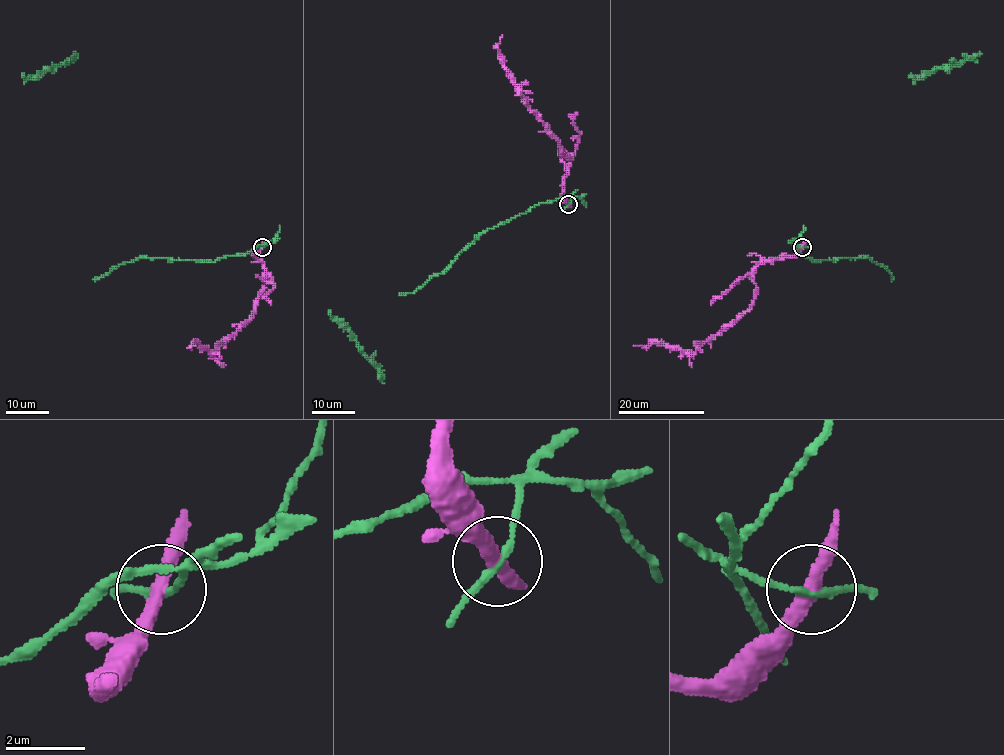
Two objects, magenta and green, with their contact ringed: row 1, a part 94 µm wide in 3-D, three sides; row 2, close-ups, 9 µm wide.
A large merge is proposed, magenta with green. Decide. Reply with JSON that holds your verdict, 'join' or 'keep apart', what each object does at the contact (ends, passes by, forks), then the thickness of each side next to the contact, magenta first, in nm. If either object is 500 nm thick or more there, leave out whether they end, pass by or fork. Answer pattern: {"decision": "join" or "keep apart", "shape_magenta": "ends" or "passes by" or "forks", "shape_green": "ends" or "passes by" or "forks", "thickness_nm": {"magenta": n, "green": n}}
{"decision": "keep apart", "shape_magenta": "passes by", "shape_green": "passes by", "thickness_nm": {"magenta": 340, "green": 170}}

